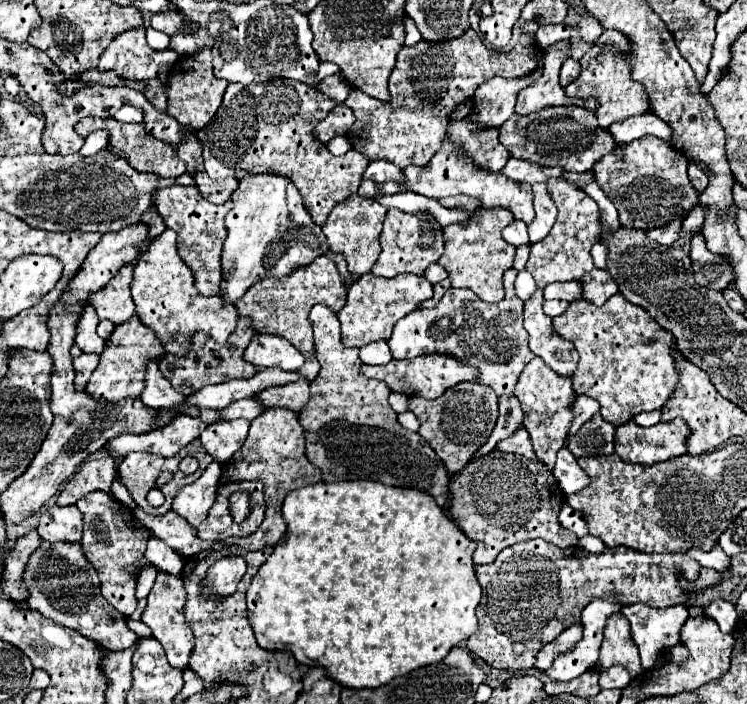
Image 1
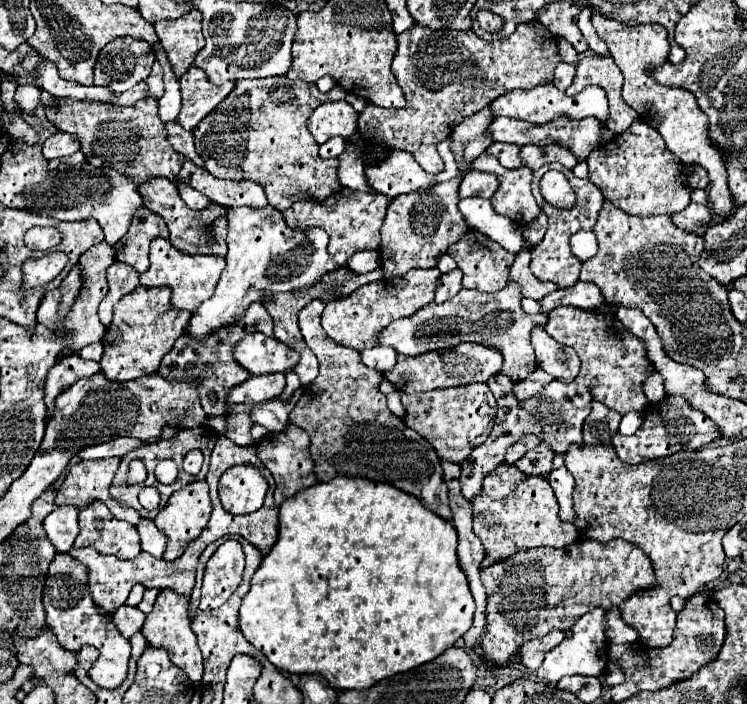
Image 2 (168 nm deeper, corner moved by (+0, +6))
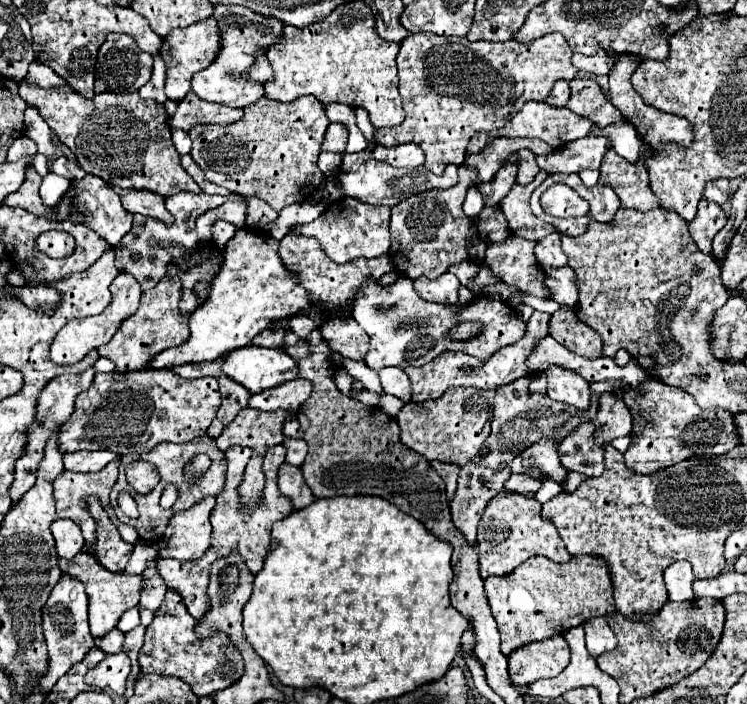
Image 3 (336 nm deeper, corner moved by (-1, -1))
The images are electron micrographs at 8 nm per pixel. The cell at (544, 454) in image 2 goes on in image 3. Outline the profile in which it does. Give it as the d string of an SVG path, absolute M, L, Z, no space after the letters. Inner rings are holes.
M511 475L507 479L507 483L505 483L507 491L521 493L525 497L535 497L535 493L539 491L539 487L541 487L541 479L527 477L527 475Z

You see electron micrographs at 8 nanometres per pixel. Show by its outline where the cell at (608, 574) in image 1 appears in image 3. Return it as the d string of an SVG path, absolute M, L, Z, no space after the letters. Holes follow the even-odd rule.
M579 555L569 563L553 563L547 557L531 557L513 573L485 579L485 595L499 625L501 653L509 655L515 649L565 633L583 625L591 617L607 617L615 611L611 569L603 557Z

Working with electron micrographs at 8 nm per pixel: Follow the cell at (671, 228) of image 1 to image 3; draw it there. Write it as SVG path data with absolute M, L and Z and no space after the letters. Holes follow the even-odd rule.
M707 199L699 201L697 217L689 223L689 233L703 253L711 253L711 241L717 231L725 225L725 221L727 217L717 203L711 203Z

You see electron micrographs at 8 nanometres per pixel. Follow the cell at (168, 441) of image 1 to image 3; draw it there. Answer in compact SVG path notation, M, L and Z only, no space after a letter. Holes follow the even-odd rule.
M79 451L79 453L65 453L63 463L67 471L83 471L93 473L101 471L107 463L115 461L119 455L111 451Z

